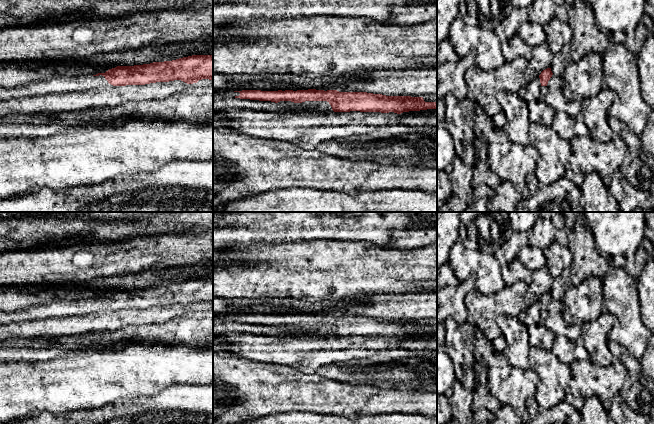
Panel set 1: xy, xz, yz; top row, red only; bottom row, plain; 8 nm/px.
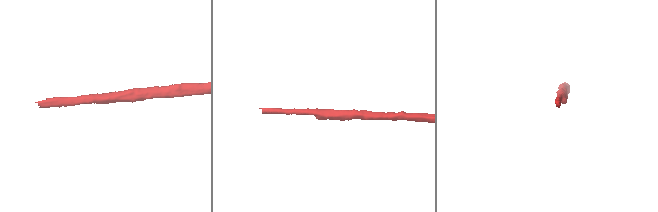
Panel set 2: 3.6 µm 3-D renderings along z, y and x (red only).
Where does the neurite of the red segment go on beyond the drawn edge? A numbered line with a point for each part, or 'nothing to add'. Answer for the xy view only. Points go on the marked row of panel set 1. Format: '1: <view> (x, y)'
1: xy (59, 84)

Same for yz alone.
1: yz (556, 82)

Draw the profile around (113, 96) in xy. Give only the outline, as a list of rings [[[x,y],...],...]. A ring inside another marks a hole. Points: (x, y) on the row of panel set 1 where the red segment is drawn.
[[[174,80],[0,100],[0,117],[11,114],[56,114],[94,108],[113,108],[127,102],[161,100],[173,93],[184,91],[188,85],[181,80]]]

